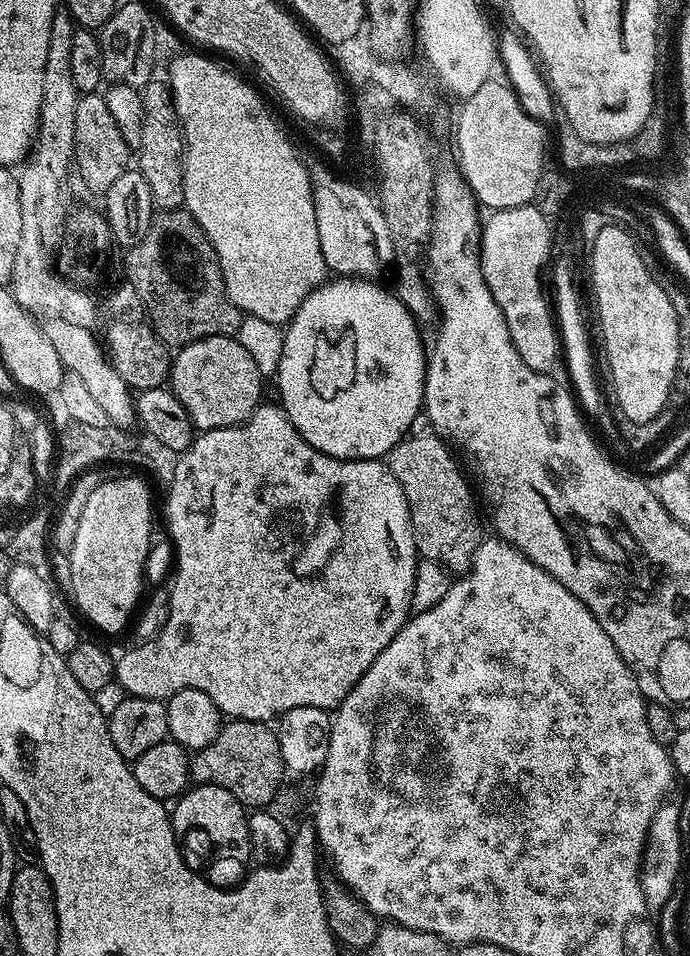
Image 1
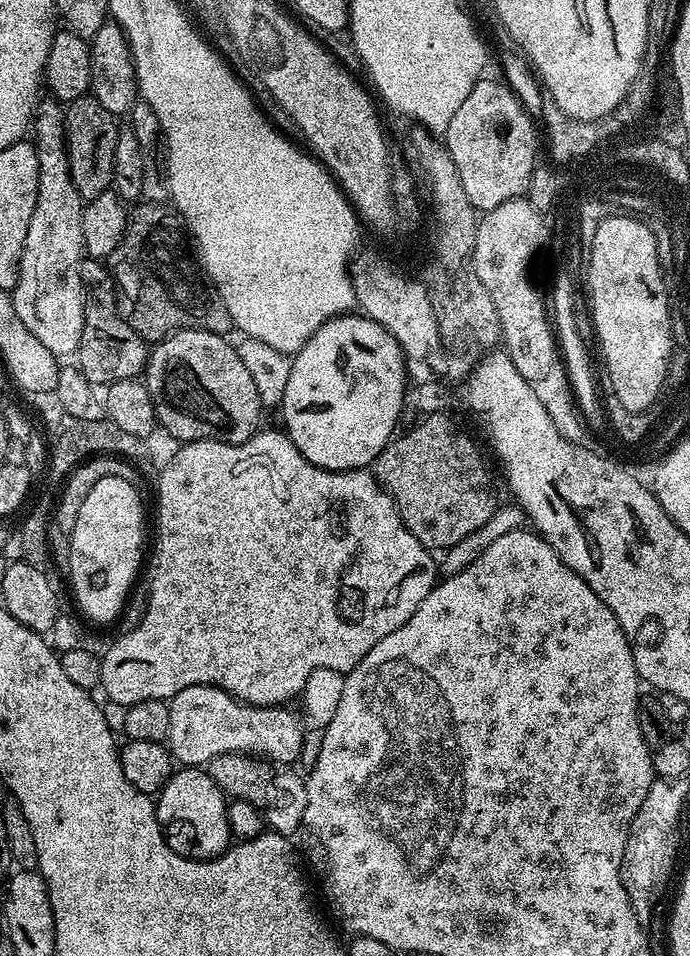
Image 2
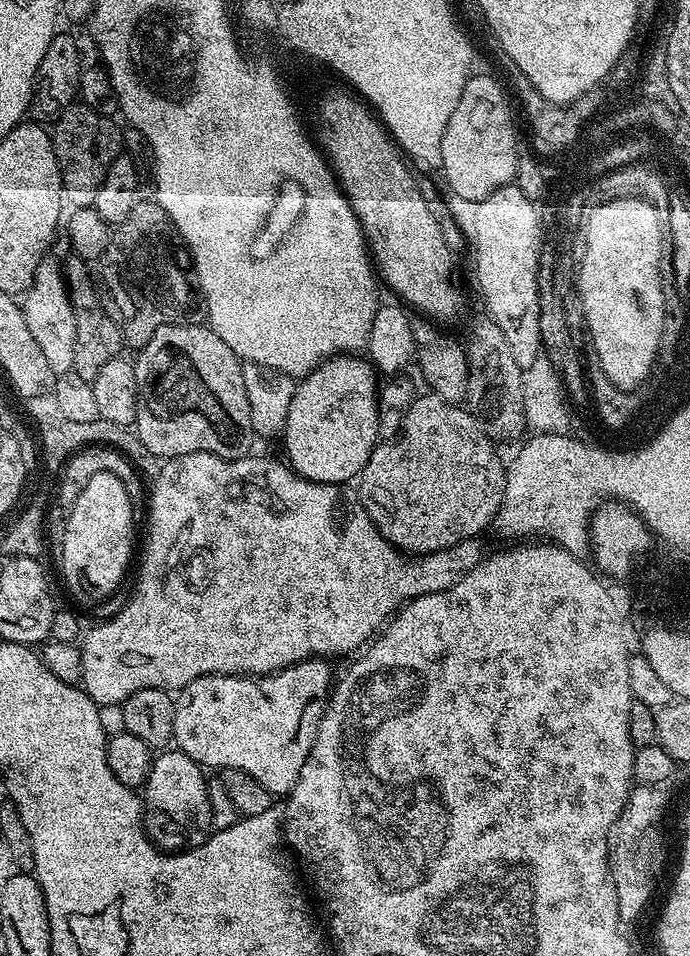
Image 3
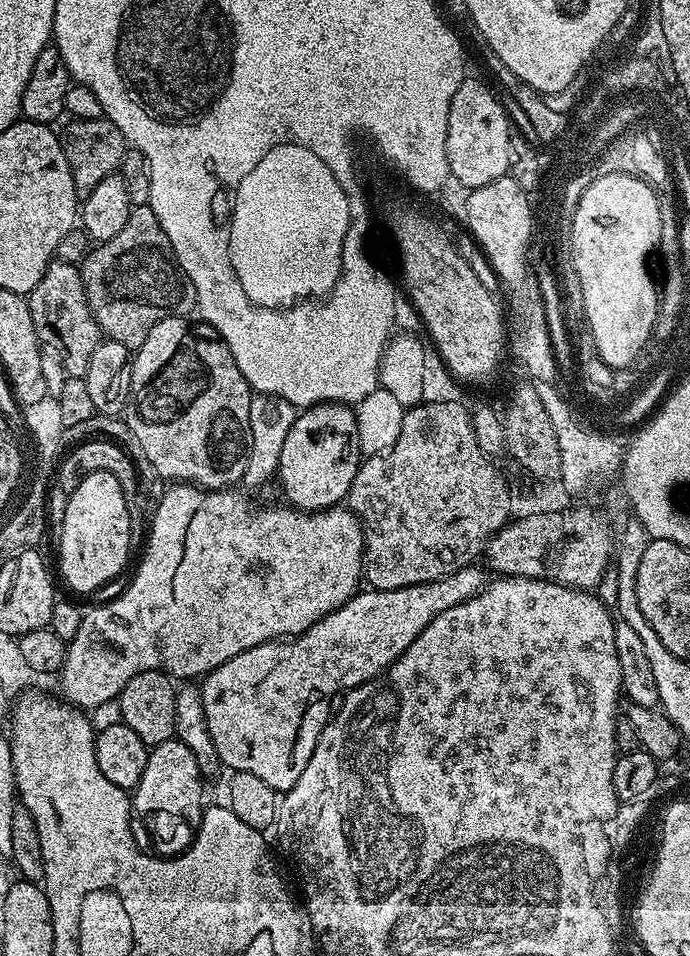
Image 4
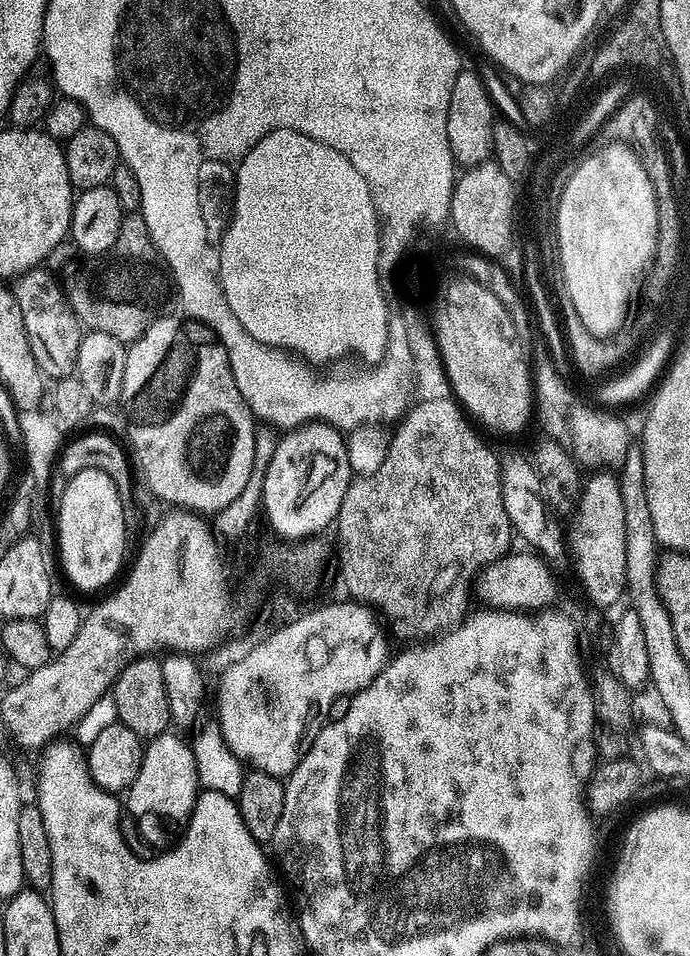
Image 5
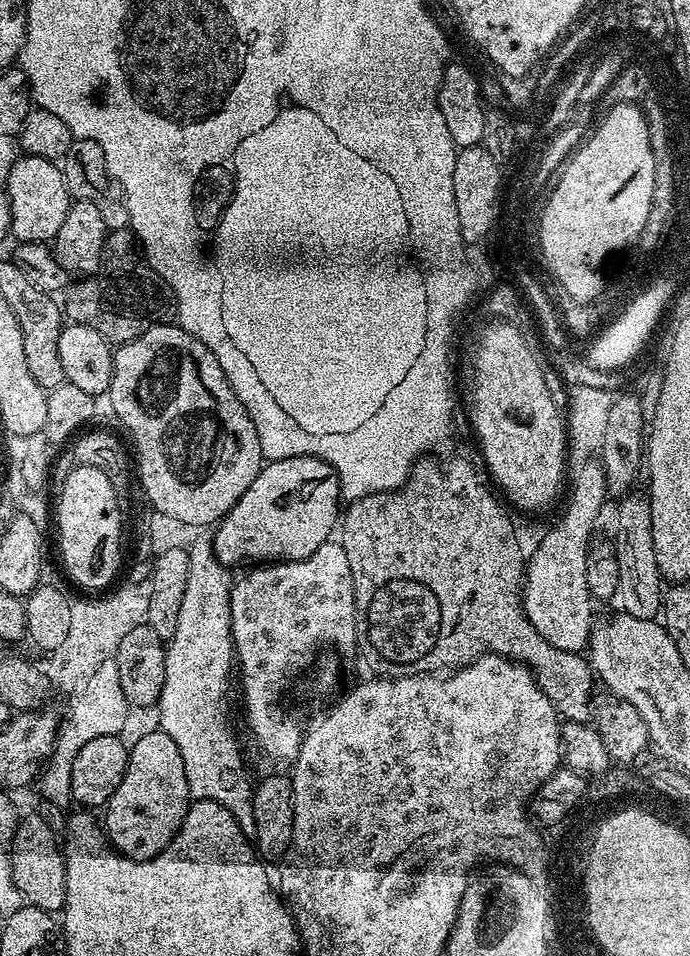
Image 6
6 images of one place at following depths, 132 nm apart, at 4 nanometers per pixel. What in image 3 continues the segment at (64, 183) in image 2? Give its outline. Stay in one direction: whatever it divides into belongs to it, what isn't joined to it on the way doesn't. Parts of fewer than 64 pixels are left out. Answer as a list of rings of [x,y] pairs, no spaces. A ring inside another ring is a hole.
[[[55,255],[45,256],[42,263],[32,279],[32,285],[28,288],[26,295],[23,297],[21,308],[23,317],[26,318],[26,326],[29,327],[30,334],[41,347],[42,354],[46,357],[46,362],[55,375],[69,372],[74,362],[74,345],[77,342],[77,320],[76,312],[73,310],[72,301],[67,284],[64,282],[64,269],[59,259],[55,260]]]

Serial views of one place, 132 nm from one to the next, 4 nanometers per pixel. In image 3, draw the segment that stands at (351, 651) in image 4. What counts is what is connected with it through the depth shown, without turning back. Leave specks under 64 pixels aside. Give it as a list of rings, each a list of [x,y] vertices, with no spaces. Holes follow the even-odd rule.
[[[313,658],[303,660],[294,666],[284,668],[280,672],[274,672],[270,676],[203,676],[202,678],[194,678],[194,682],[190,682],[186,687],[179,689],[174,696],[174,744],[181,752],[185,752],[191,760],[196,764],[203,766],[205,769],[217,768],[223,770],[226,768],[240,768],[246,774],[250,774],[250,778],[254,778],[254,782],[258,782],[263,788],[273,794],[287,794],[291,792],[292,787],[298,782],[298,778],[302,774],[302,766],[306,762],[306,758],[312,749],[312,743],[316,737],[316,731],[320,725],[320,720],[324,716],[324,709],[330,699],[330,689],[334,684],[334,676],[332,680],[332,668],[327,659]]]

